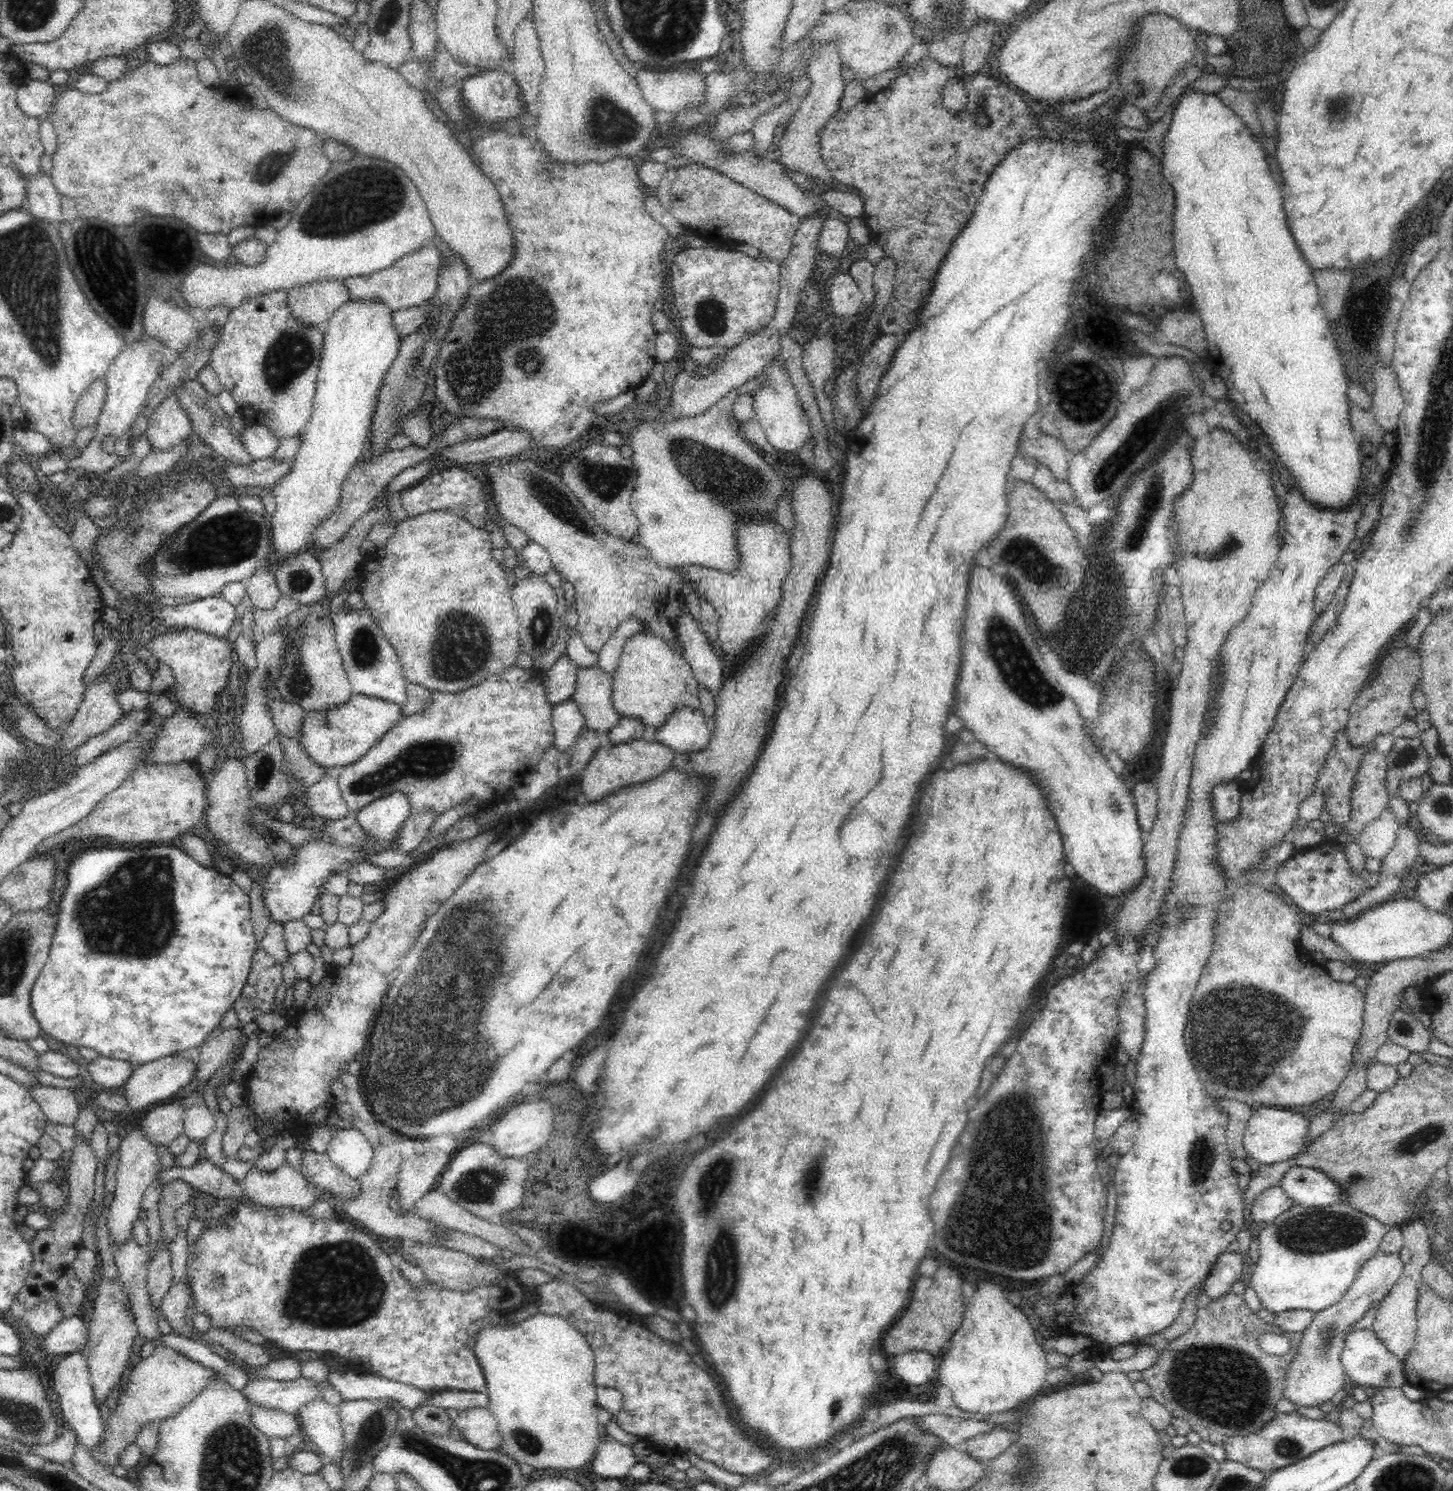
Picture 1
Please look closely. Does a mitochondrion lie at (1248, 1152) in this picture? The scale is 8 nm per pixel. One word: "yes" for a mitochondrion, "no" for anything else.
no

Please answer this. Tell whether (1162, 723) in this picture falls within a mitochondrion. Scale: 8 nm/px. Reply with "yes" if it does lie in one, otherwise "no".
no

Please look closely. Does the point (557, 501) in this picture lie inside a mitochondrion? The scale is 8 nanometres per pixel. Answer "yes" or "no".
yes

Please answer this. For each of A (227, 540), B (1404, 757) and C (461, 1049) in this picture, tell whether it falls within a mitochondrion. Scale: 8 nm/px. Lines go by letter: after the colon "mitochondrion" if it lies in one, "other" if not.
A: mitochondrion
B: mitochondrion
C: mitochondrion

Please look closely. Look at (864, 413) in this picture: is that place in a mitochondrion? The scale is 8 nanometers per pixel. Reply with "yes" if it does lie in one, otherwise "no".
no

